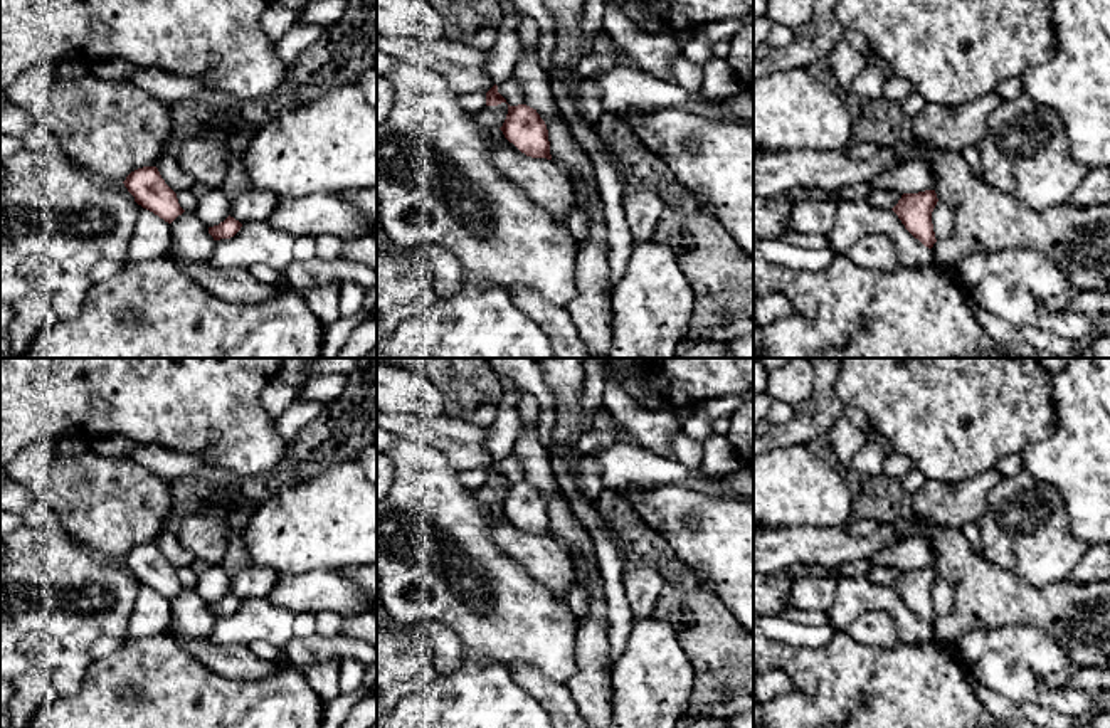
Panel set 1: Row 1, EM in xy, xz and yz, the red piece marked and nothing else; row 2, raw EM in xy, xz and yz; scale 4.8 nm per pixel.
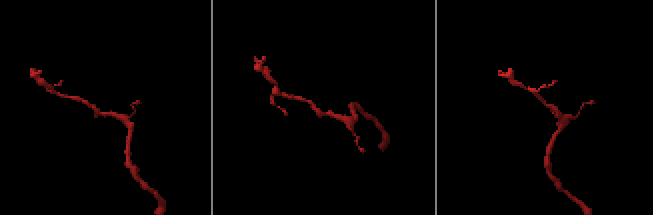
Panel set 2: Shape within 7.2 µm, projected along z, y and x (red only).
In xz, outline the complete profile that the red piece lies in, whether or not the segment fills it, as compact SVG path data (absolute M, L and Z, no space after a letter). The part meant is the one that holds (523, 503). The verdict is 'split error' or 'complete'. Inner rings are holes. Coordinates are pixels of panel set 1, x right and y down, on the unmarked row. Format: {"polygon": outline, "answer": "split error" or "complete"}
{"polygon": "M508 481L506 496L500 506L526 533L552 536L548 506L536 486L526 481Z", "answer": "complete"}

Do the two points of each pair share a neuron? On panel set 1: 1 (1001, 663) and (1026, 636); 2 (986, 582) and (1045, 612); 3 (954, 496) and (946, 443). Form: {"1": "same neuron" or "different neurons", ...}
{"1": "different neurons", "2": "same neuron", "3": "different neurons"}

